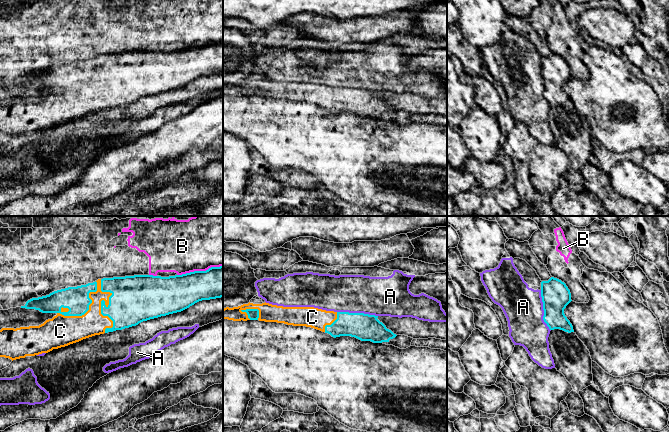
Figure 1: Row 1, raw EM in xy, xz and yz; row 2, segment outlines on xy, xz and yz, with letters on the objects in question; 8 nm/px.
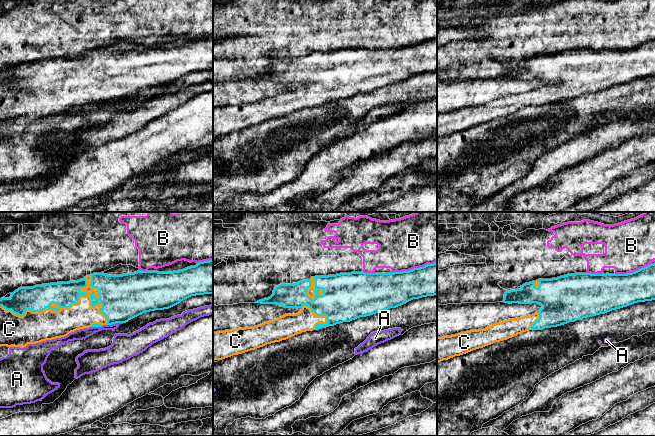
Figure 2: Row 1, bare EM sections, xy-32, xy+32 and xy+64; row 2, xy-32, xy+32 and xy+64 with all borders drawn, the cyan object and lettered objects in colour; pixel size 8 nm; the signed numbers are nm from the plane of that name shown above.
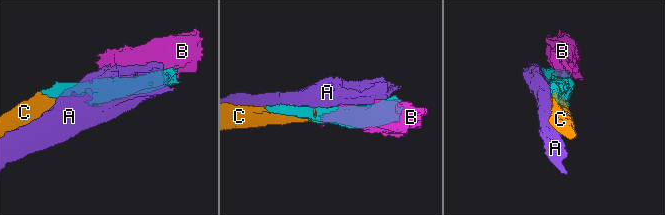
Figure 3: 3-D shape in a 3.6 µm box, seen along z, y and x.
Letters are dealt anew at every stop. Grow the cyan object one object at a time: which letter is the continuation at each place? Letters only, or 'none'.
C

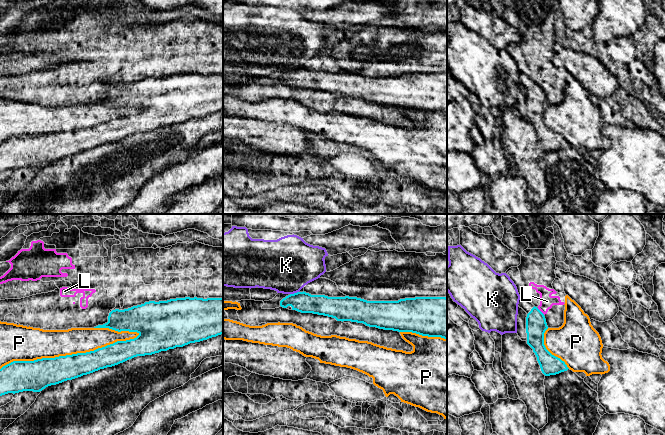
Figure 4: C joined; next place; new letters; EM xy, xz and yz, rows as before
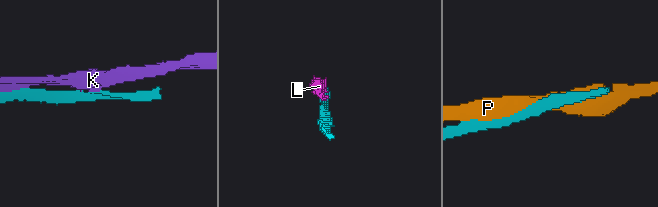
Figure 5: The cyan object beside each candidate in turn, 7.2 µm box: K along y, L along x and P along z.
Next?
none

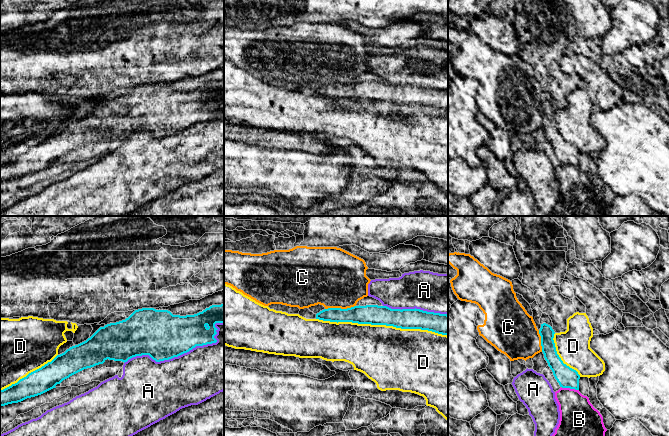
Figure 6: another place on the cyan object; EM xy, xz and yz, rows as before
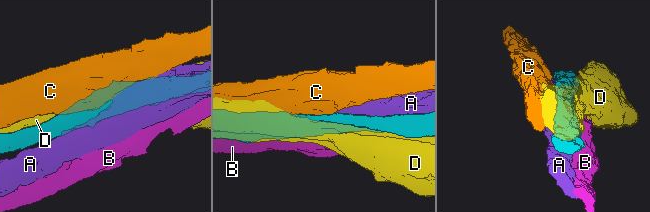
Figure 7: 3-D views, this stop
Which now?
none

